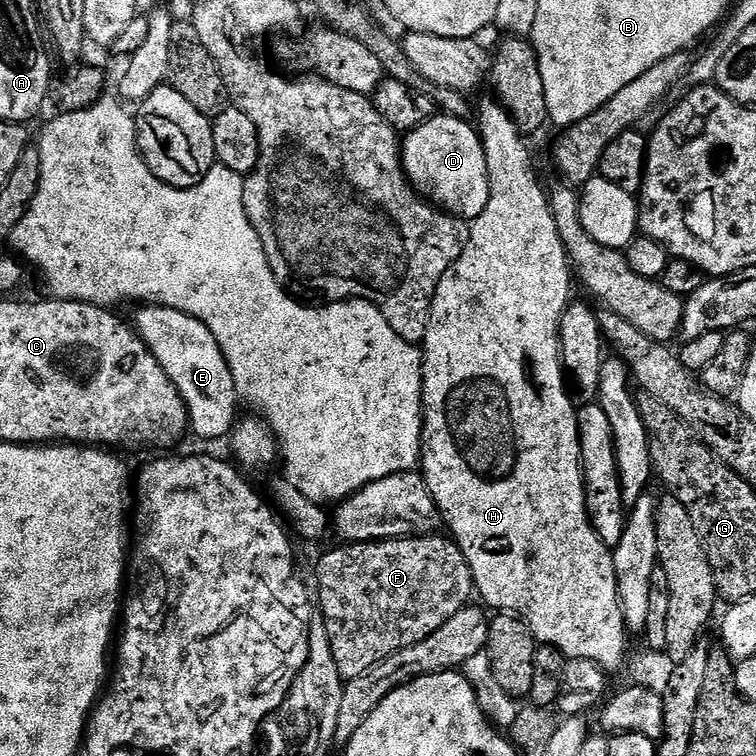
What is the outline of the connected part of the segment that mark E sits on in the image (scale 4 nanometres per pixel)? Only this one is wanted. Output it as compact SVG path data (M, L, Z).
M150 304L137 307L135 311L136 333L140 335L142 342L150 350L150 354L154 354L158 366L166 370L170 382L174 382L178 394L184 399L184 404L188 408L191 435L201 436L204 440L220 440L223 436L225 439L236 426L238 397L234 386L234 374L230 374L230 366L226 358L218 342L214 342L214 334L210 334L210 330L206 330L206 326L198 322L198 318L190 318L190 314L182 314L182 310L170 310L157 304Z

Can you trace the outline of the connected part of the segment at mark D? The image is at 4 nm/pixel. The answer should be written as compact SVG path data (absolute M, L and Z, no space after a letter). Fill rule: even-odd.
M435 114L425 119L418 127L413 128L402 140L402 159L404 174L408 183L427 203L451 214L459 216L465 222L476 219L482 210L486 210L486 202L490 198L488 171L486 170L486 154L480 141L480 133L475 127L471 128L468 120L459 120L457 116Z

